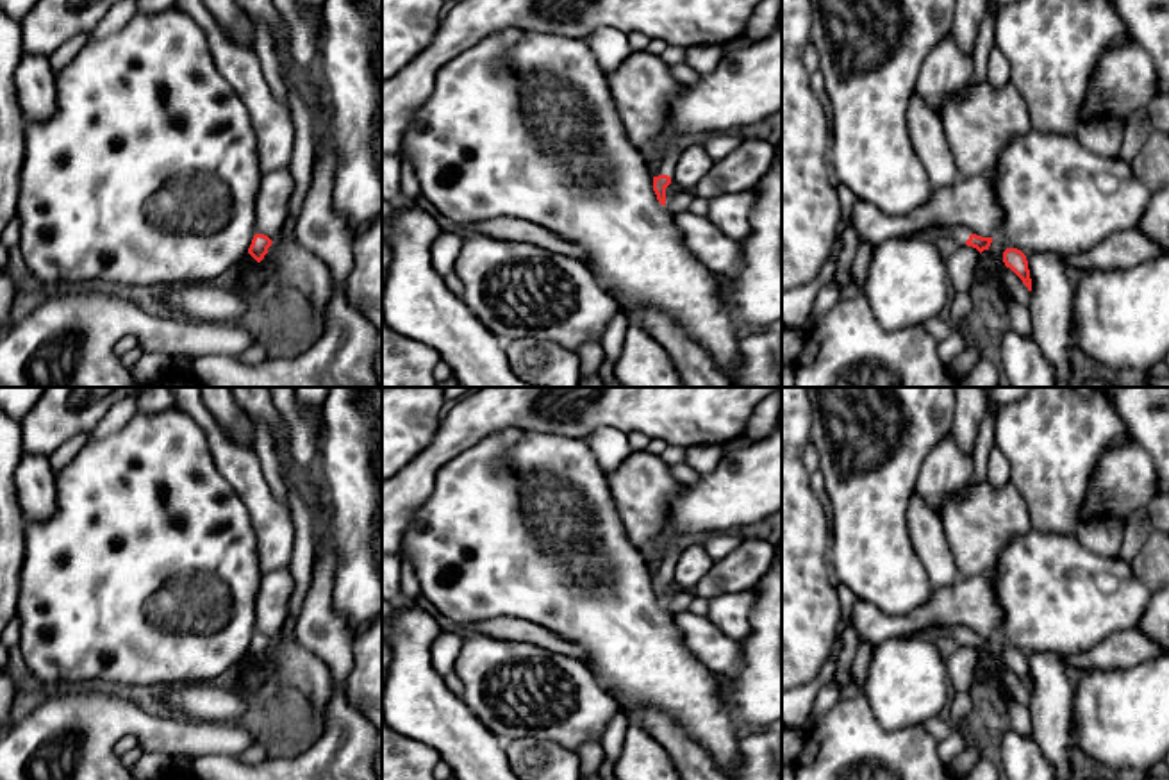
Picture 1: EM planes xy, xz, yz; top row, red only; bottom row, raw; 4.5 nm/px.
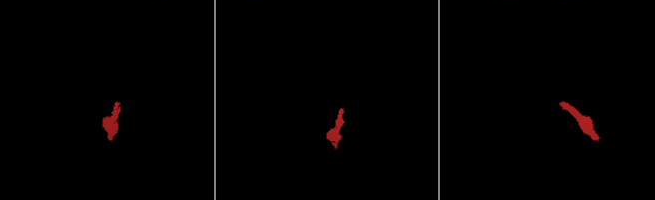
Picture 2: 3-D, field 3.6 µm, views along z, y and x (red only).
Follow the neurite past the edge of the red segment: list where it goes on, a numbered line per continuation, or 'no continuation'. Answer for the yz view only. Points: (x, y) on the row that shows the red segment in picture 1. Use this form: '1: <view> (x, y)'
1: yz (959, 234)

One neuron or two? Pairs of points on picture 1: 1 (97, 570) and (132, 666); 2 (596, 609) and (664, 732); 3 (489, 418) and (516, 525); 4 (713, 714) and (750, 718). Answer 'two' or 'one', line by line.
1: one
2: two
3: two
4: two

